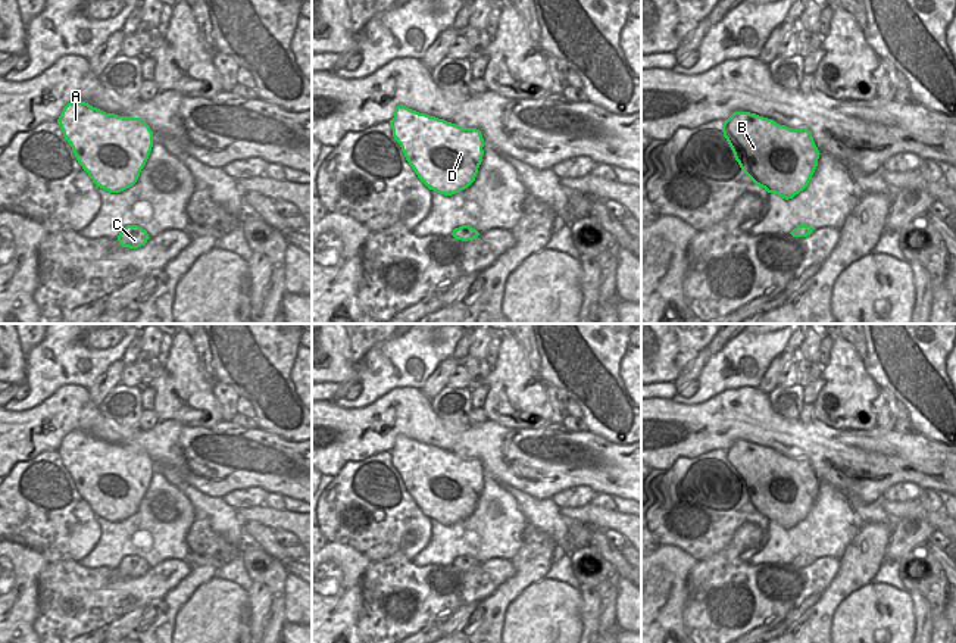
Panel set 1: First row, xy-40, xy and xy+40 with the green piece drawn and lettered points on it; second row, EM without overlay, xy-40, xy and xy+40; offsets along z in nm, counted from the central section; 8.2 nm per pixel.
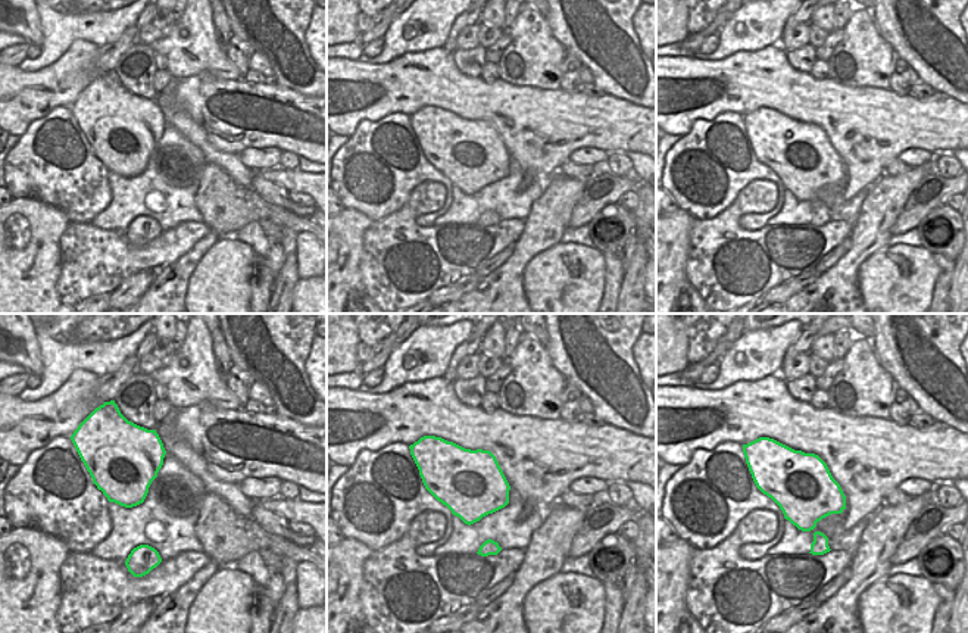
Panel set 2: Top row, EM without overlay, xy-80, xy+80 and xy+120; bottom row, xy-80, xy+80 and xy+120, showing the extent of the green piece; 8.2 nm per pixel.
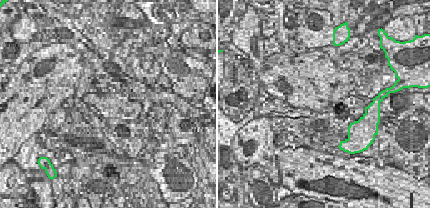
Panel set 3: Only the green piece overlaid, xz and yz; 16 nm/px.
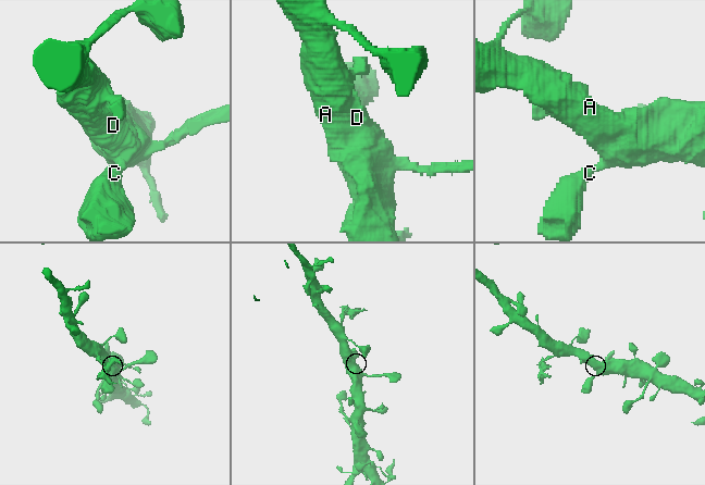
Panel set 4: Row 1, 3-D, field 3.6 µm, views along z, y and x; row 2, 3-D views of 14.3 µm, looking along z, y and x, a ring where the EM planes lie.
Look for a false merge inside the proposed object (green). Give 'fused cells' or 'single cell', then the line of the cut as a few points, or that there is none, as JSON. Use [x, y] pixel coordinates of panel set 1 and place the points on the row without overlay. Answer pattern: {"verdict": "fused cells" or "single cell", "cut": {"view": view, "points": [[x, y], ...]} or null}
{"verdict": "single cell", "cut": null}

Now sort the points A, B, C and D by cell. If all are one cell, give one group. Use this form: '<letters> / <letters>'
A B C D

